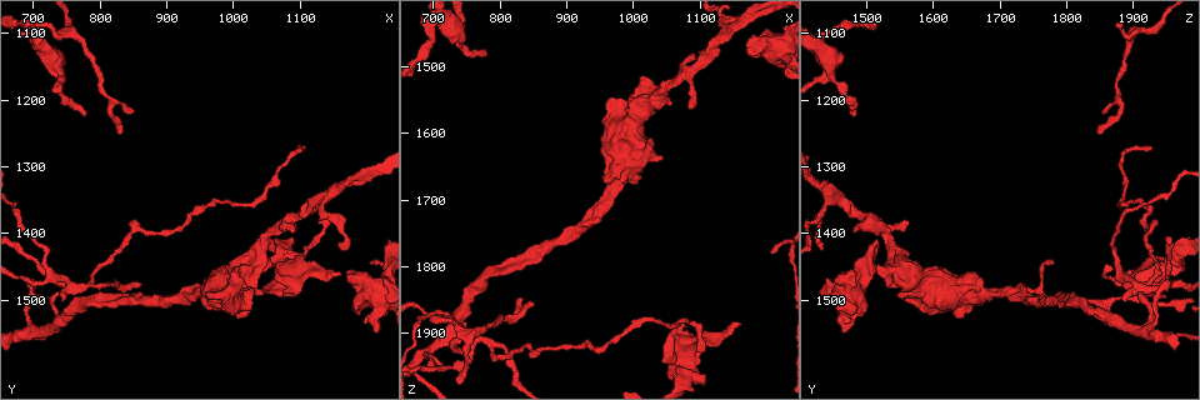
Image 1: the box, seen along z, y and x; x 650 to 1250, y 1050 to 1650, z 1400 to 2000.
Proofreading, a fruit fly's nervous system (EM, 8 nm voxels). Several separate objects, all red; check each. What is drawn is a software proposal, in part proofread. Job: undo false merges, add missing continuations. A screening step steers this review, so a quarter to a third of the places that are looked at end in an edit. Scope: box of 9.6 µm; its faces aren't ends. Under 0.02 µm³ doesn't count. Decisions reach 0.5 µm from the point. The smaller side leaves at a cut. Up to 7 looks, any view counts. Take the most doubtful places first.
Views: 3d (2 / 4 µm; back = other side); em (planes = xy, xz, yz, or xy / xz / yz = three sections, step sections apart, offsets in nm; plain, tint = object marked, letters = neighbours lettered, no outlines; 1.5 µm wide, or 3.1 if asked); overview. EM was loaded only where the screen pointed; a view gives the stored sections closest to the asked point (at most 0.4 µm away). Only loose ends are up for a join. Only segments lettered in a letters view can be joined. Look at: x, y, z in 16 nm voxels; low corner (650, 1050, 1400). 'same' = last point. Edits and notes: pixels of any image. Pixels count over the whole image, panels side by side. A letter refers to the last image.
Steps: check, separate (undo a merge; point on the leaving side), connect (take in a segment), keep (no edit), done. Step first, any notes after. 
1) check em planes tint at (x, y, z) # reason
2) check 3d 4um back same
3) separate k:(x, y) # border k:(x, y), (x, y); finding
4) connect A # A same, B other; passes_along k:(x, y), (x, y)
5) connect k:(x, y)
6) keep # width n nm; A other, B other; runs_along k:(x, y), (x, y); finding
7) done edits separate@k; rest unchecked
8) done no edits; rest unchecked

check em xz step 8 letters at (1160, 1460, 1885) # branch stops here

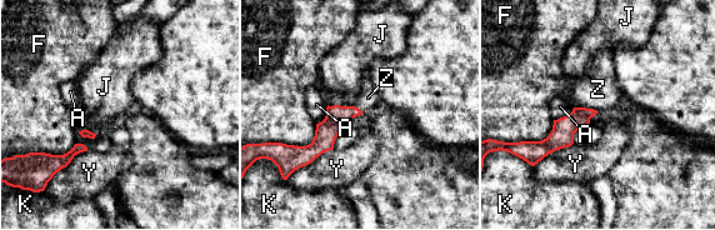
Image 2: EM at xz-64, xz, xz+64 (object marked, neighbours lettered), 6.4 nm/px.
connect Z # A other, F other, J other, K other, Y other, Z same; passes_along 2:(338, 118), (345, 106), (368, 98); the neuron continues

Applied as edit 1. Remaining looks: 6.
check 3d 4um at (760, 1480, 1905) # four or more arms meet

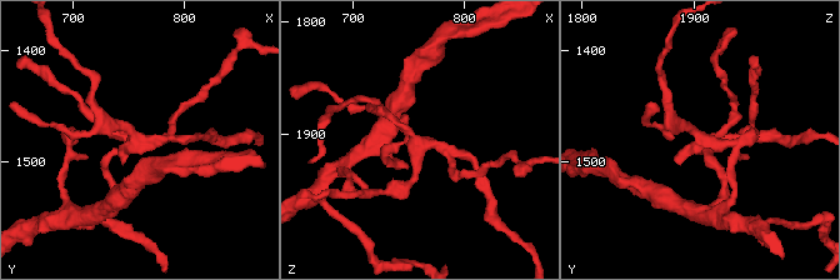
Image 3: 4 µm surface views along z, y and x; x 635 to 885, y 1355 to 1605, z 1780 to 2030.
check em planes letters at (758, 1482, 1910) # need the tissue

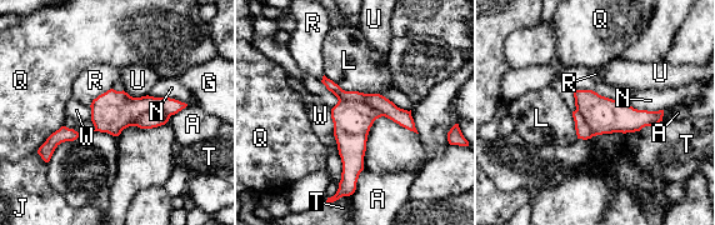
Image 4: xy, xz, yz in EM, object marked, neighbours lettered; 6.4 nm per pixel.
separate 4:(111, 111) # longest_contact L 380 nm; A other, G other, J other, L other, N other, Q other, R other, T other, U other, W other; a second neuron is stuck on

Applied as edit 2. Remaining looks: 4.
check em yz step 4 tint at (780, 1220, 1475) # thin end

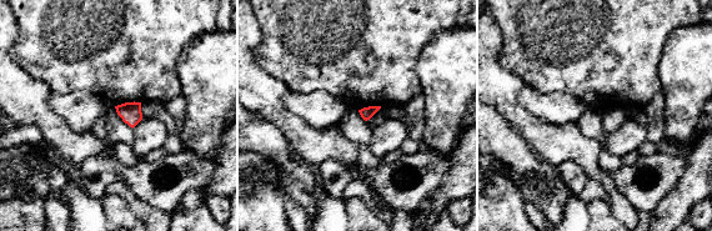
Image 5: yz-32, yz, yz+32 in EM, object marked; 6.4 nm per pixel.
check em yz step 4 letters same # what lies round it

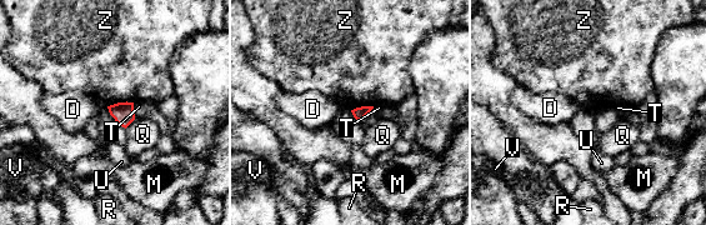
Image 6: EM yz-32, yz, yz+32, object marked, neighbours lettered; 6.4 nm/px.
keep # D other, M other, Q other, R other, T other, U other, V other, Z other; border 6:(133, 101), (118, 101), (108, 106); no lettered segment goes on from it

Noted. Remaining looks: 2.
done edits connect@2, separate@4; rest unchecked

